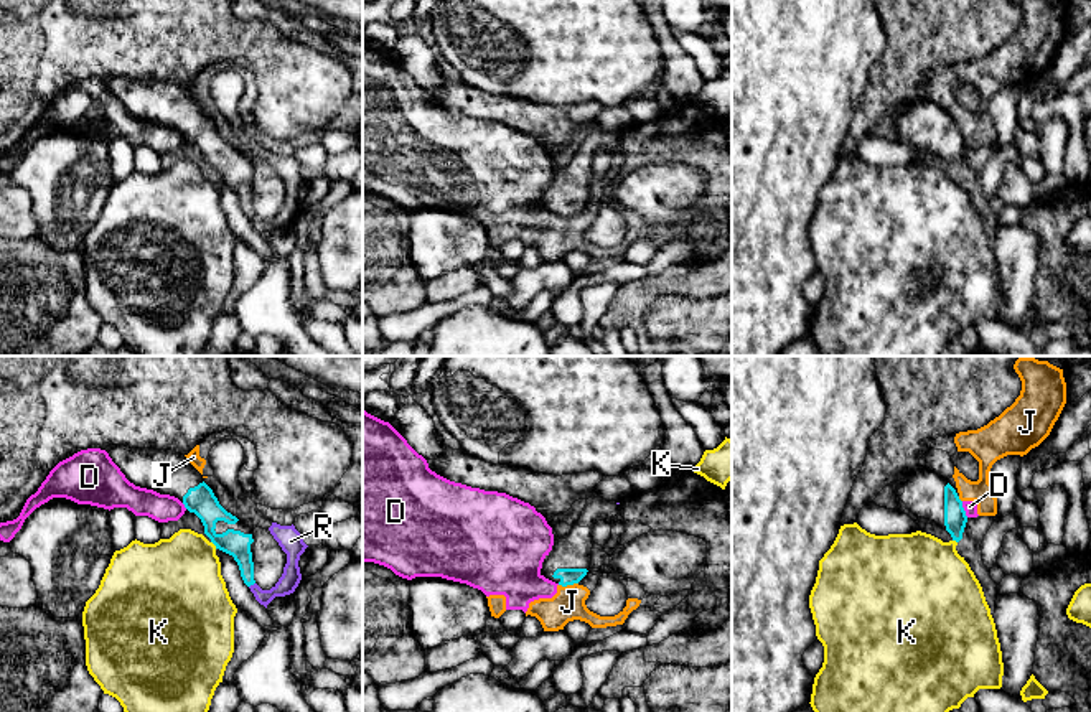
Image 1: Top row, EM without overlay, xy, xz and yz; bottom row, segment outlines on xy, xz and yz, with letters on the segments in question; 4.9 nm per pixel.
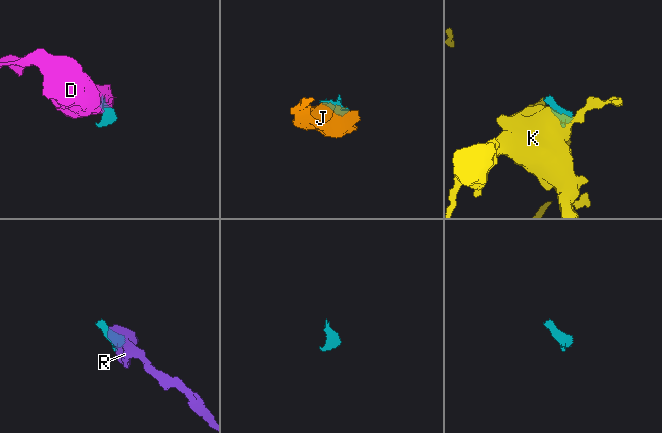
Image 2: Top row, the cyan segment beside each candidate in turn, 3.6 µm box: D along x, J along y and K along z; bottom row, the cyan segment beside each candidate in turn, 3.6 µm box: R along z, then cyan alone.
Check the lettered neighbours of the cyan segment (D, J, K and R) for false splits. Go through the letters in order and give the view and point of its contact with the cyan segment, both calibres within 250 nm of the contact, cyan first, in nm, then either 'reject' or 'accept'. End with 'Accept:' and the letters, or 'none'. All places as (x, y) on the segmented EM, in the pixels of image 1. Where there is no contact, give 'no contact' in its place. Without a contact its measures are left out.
D: contact yz (963, 510); calibres 110 and 60 nm; reject
J: contact xz (567, 584); calibres 80 and 160 nm; reject
K: contact xy (213, 543); calibres 140 and 420 nm; reject
R: contact xy (251, 584); calibres 130 and 90 nm; accept
Accept: R

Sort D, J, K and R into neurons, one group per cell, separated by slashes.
D J / K / R

